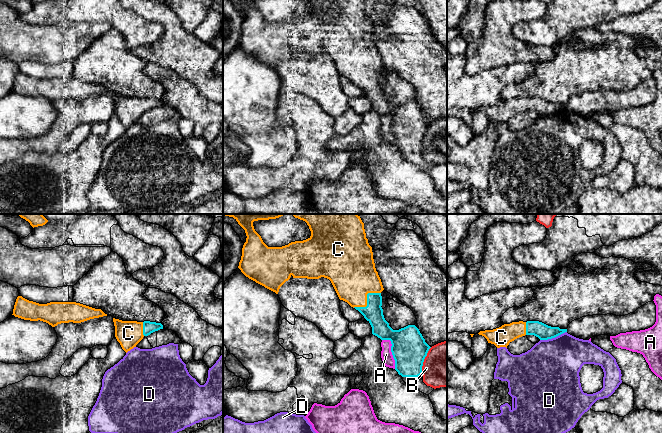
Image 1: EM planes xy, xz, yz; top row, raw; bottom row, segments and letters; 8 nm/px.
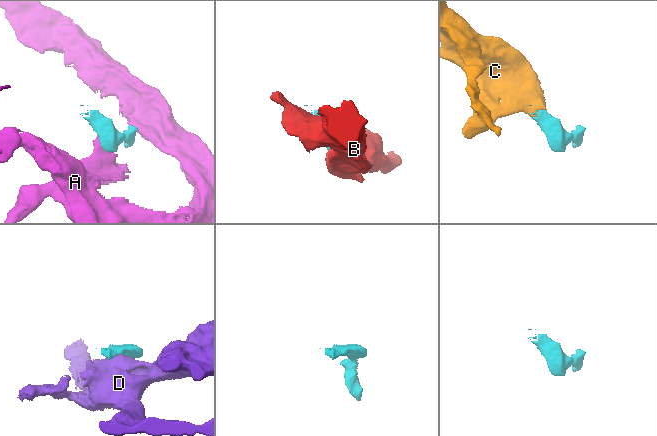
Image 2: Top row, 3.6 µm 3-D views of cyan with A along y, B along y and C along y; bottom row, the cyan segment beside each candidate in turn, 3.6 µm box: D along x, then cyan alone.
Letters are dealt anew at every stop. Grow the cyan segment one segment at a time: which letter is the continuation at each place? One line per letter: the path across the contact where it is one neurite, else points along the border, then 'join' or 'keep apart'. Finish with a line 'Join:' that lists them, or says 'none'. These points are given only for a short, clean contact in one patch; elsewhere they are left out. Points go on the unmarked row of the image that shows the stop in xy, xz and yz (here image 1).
A: along xz (382, 115), (390, 117), (395, 144) | keep apart
B: keep apart
C: across xz (373, 88), (367, 76), (358, 55), (352, 49) | join
D: keep apart
Join: C

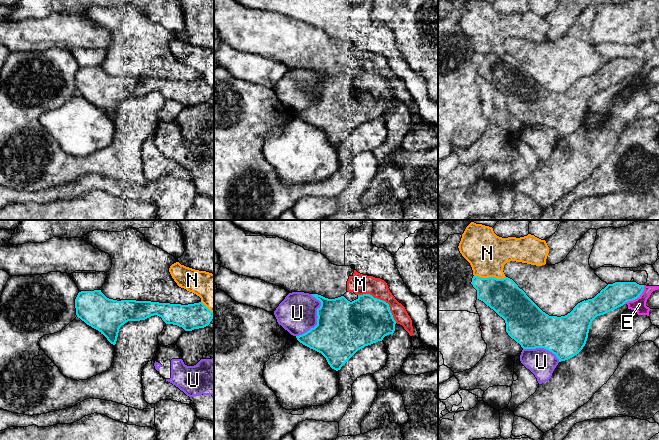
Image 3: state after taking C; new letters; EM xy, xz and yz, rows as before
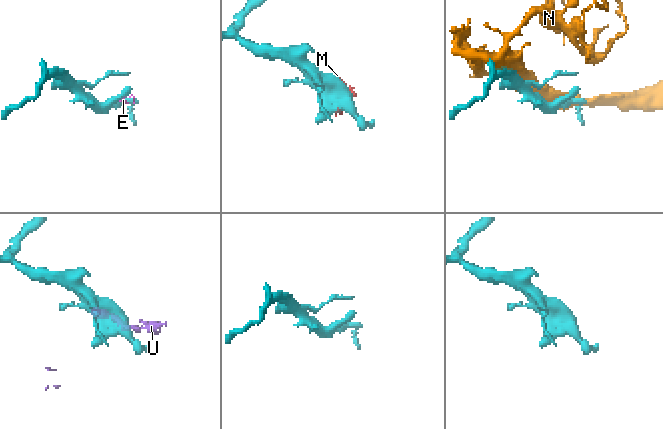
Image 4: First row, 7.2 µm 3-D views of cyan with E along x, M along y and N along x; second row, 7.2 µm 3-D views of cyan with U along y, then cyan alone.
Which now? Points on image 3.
E: join
M: keep apart
N: keep apart
U: keep apart
Join: E

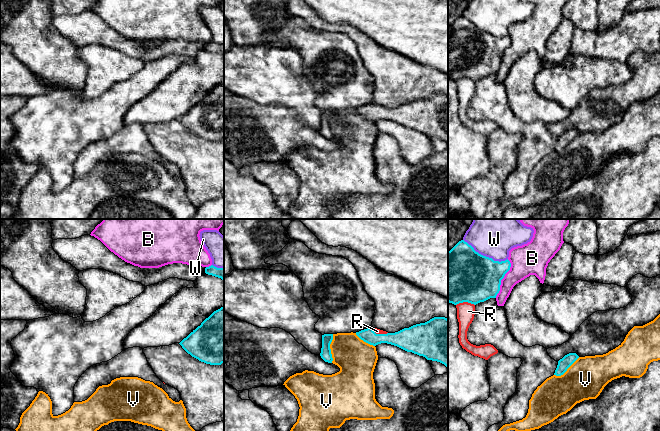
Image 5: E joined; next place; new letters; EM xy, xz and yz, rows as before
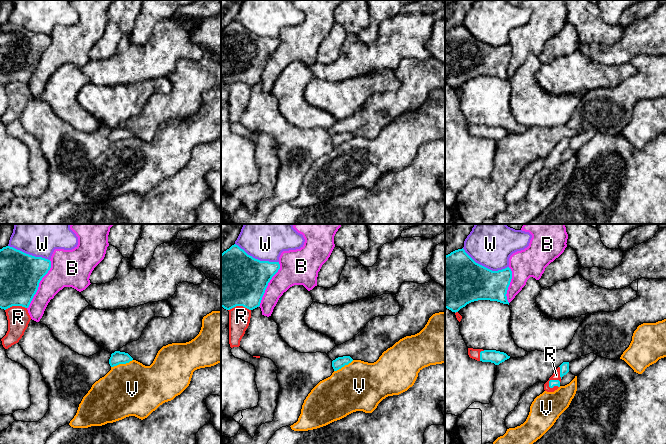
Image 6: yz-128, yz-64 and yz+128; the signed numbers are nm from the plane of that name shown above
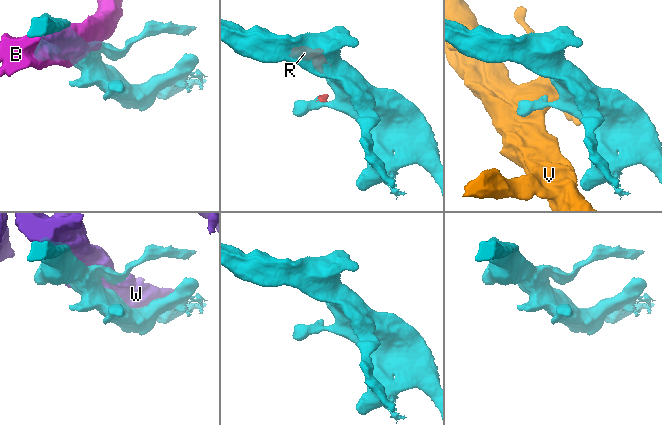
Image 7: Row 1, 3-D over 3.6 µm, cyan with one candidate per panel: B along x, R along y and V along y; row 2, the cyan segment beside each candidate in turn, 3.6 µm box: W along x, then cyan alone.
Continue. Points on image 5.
B: keep apart
R: join
V: keep apart
W: keep apart
Join: R

